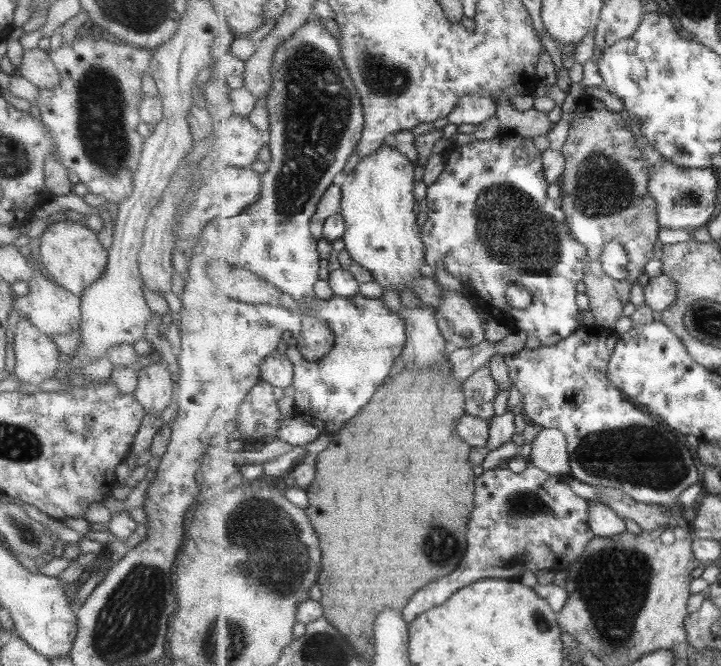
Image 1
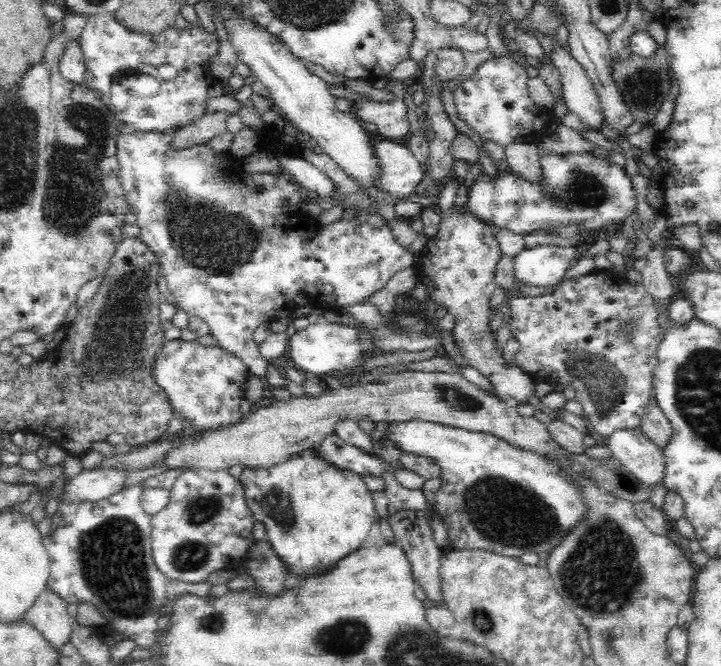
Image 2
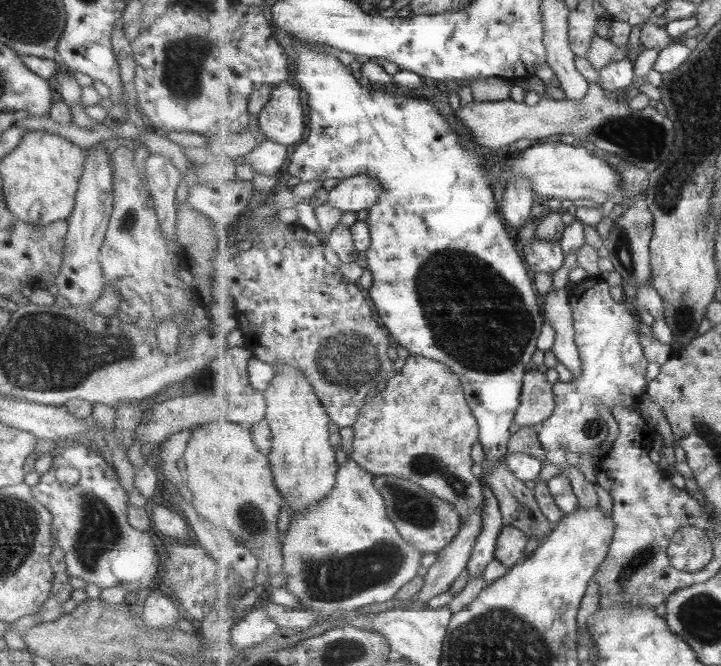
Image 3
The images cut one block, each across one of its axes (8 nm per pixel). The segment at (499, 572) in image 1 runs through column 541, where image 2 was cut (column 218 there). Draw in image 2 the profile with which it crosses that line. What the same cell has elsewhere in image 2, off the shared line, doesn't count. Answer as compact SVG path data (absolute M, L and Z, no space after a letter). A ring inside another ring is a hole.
M194 466L182 471L169 491L168 504L160 512L150 515L152 556L162 575L170 580L196 584L204 582L216 570L238 572L242 569L247 561L249 548L256 541L252 535L256 520L248 508L244 486L228 470L208 470Z

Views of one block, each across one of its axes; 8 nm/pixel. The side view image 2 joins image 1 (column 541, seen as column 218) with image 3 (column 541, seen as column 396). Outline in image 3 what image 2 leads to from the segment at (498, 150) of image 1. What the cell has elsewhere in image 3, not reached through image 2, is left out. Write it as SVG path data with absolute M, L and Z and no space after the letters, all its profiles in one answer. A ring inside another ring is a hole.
M534 236L523 246L526 264L533 275L557 272L565 262L565 252L559 241L541 241Z

